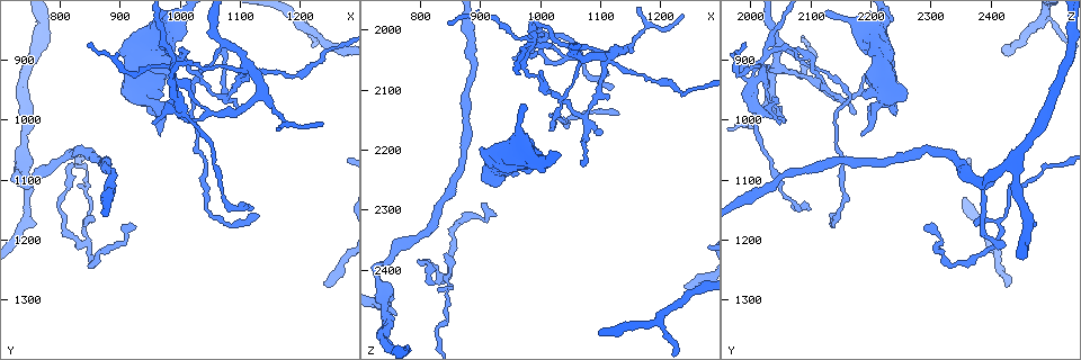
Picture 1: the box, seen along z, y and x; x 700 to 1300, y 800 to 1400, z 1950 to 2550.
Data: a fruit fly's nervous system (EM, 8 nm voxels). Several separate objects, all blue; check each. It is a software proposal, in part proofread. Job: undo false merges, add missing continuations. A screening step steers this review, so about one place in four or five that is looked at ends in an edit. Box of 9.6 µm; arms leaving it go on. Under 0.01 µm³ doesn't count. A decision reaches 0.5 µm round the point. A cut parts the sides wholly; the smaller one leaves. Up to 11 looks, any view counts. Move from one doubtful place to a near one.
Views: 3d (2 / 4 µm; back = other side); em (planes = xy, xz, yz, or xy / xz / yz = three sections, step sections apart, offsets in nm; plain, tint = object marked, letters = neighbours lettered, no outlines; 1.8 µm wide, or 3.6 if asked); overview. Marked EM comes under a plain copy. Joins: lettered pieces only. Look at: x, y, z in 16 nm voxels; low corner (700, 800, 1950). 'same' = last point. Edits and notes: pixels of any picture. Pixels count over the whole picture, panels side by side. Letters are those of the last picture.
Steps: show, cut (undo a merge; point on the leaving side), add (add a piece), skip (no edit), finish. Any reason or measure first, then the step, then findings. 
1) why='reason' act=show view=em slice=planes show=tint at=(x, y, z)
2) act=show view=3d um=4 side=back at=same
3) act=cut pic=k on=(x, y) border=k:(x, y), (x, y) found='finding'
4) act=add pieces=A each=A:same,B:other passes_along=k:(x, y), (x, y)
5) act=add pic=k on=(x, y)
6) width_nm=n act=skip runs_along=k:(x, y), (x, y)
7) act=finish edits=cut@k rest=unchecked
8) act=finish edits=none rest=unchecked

why='abrupt turn' act=show view=em um=3.6 slice=xy step=8 show=letters at=(910, 1190, 2310)

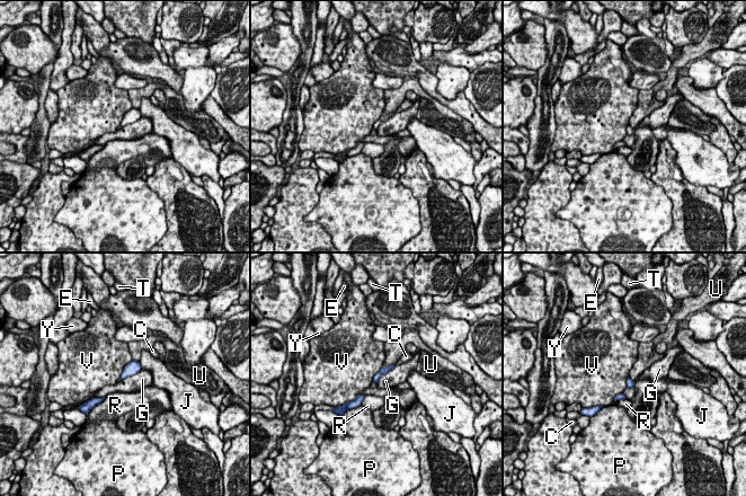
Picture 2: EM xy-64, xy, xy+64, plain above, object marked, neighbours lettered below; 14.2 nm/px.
longest_contact=G:380nm act=skip each=C:other,E:other,G:other,J:other,P:other,R:other,T:other,U:other,V:other,Y:other border=2:(394, 365), (383, 373), (376, 383) found='continuous, no second neuron'

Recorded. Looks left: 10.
why='thin neck' act=show view=em slice=planes show=letters at=(840, 1205, 2415)

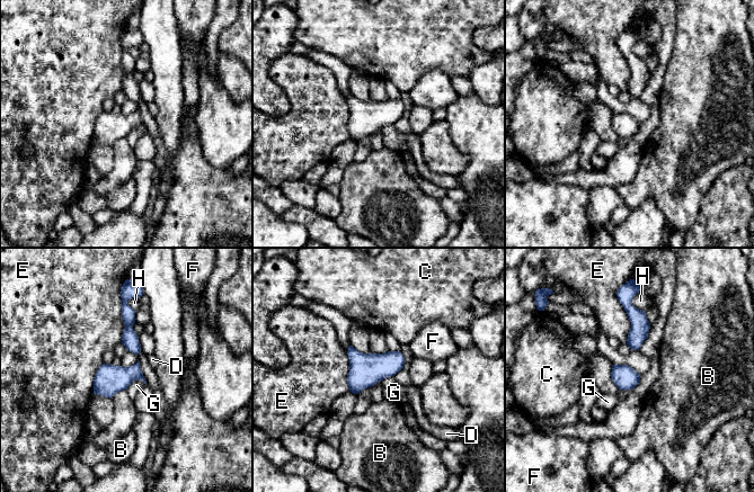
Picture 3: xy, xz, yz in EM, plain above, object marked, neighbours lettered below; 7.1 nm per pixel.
longest_contact=E:340nm act=skip each=B:other,C:other,D:other,E:other,F:other,G:other,H:other found='one neuron here'

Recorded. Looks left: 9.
why='an open end' act=show view=em slice=planes show=letters at=(825, 1070, 2425)

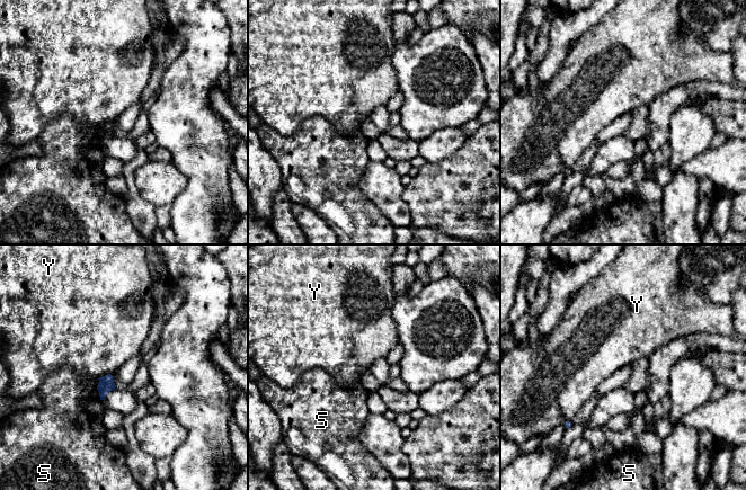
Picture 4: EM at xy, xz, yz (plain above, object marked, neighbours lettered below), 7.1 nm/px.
act=skip each=S:other,Y:other border=4:(109, 373), (98, 379) found='no lettered piece goes on from it'

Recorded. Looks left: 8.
why='four or more arms meet' act=show view=3d um=2 at=(1115, 915, 2045)

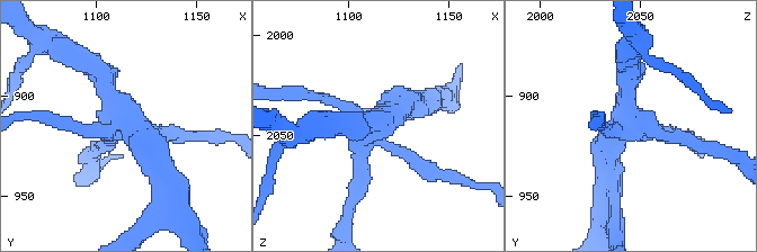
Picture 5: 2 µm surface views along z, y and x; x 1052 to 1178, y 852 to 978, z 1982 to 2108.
act=show view=em slice=xz step=4 show=tint at=(1113, 911, 2045)

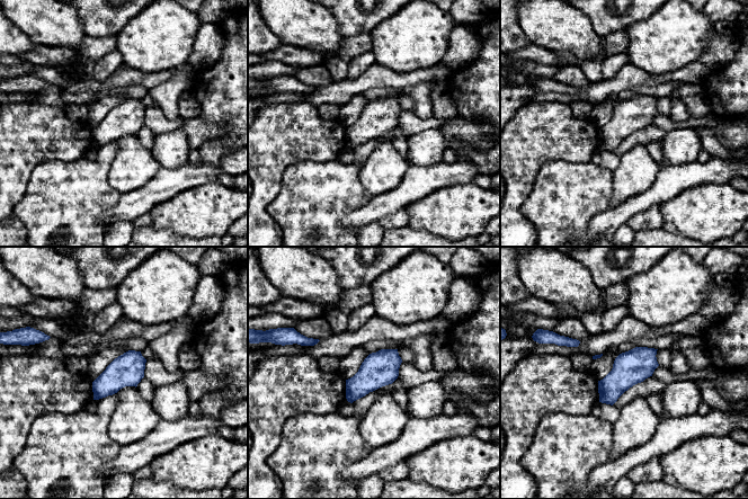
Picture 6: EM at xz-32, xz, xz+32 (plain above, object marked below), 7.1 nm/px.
why='another direction' act=show view=em slice=planes show=letters at=same

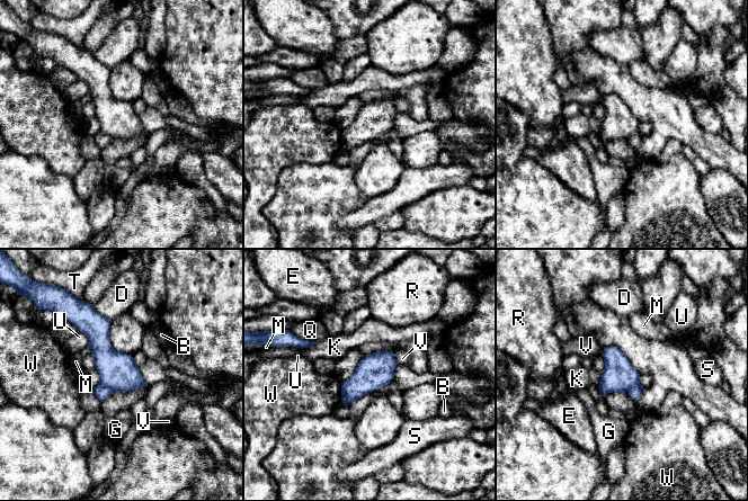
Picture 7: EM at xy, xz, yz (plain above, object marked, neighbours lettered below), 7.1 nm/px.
longest_contact=D:170nm act=skip each=B:other,D:other,E:other,G:other,K:other,M:other,Q:other,R:other,S:other,T:other,U:other,V:other,W:other border=7:(392, 351), (398, 363) found='continuous, no second neuron'

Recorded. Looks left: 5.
act=finish edits=none rest=unchecked

